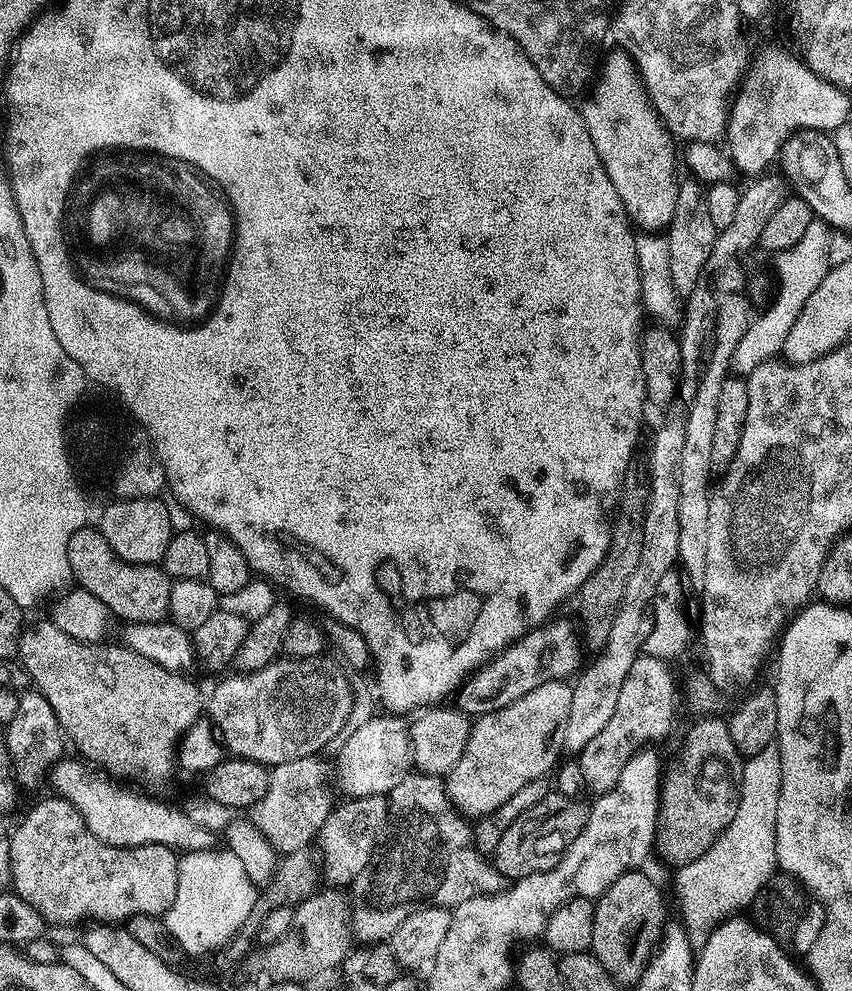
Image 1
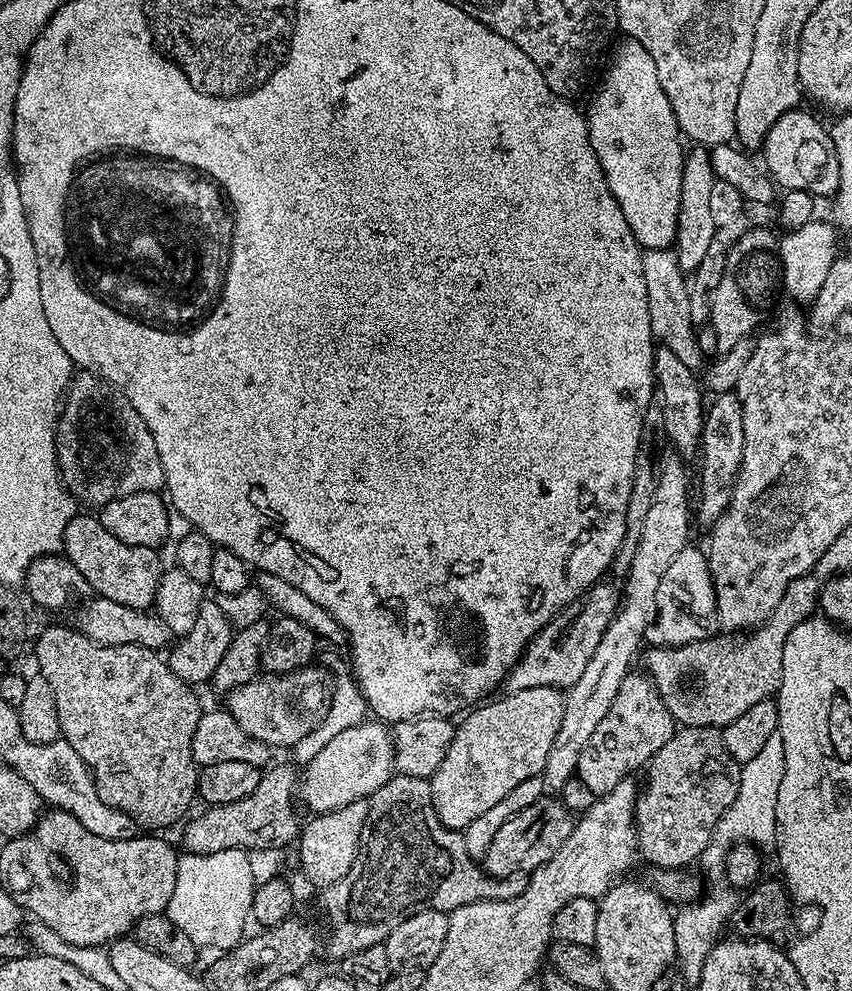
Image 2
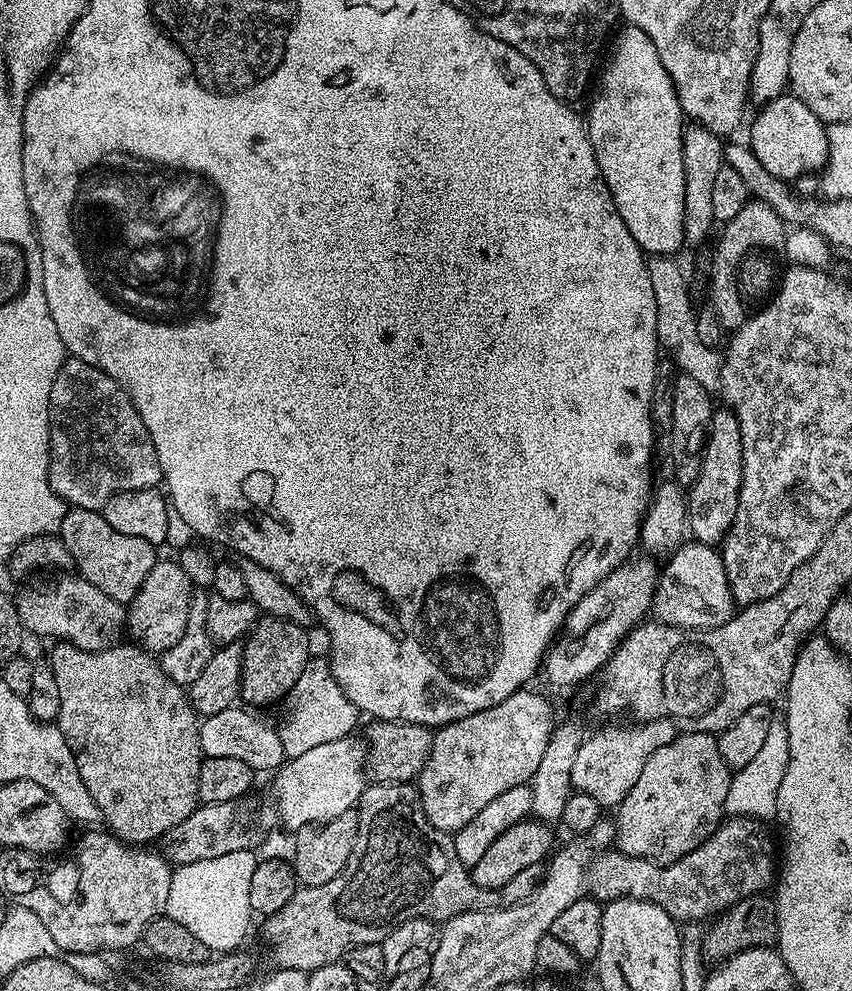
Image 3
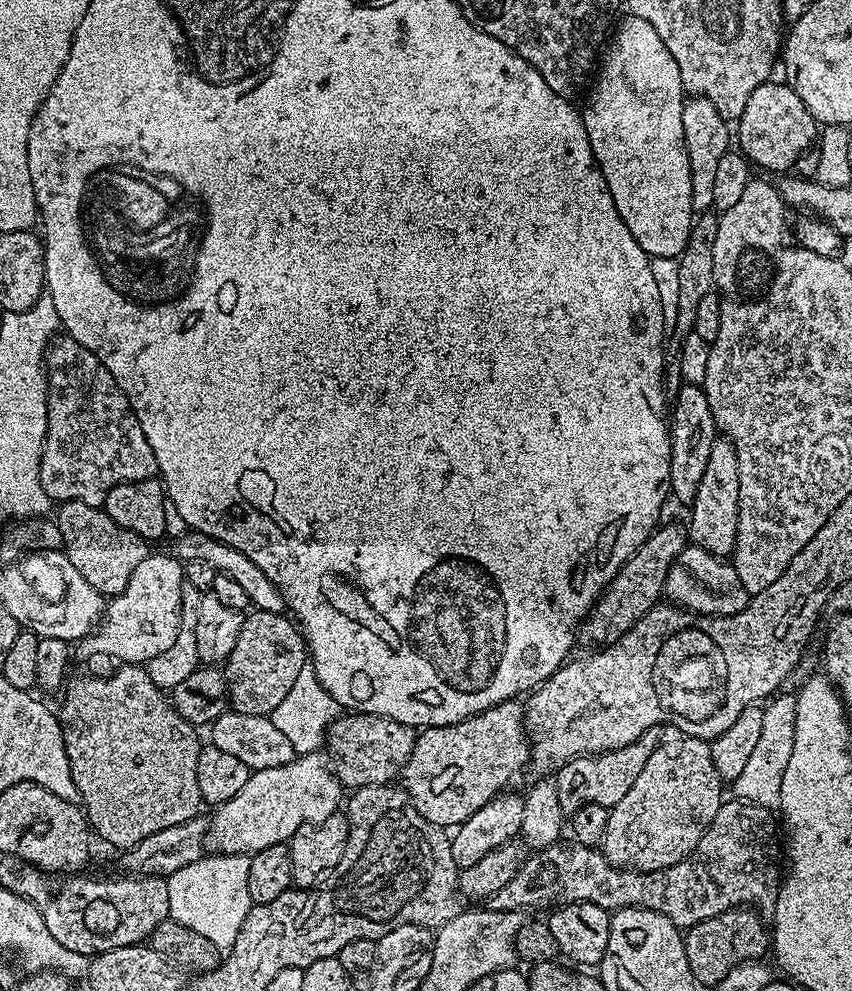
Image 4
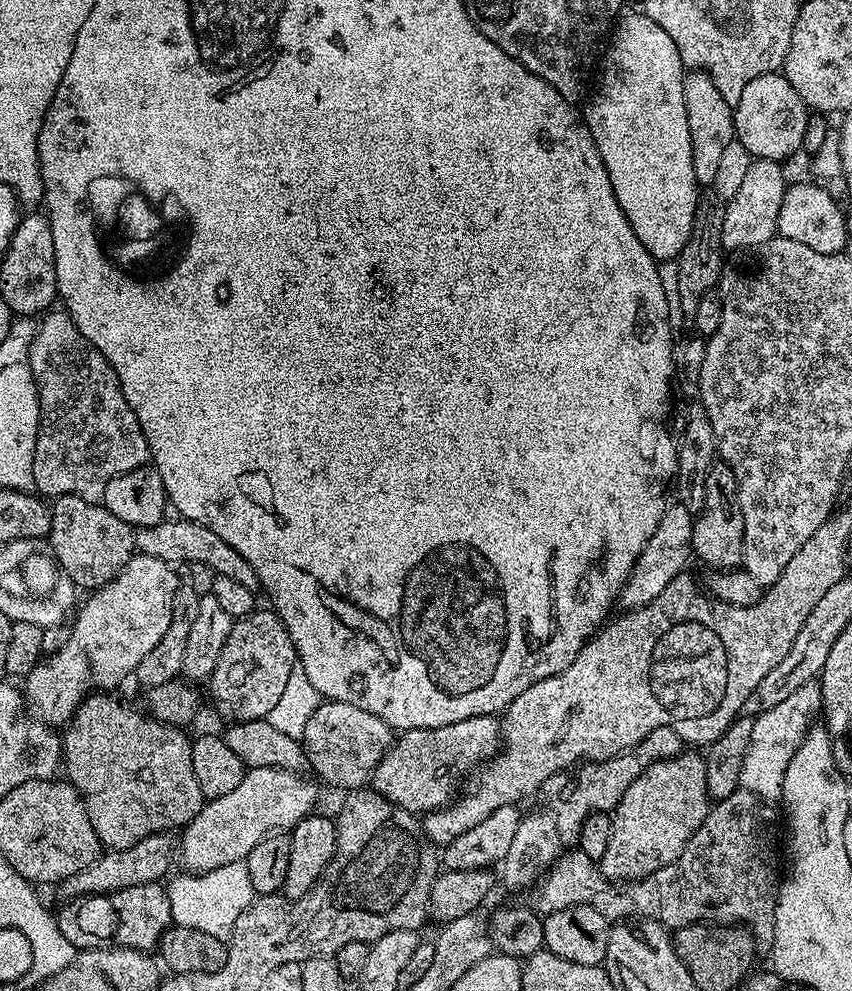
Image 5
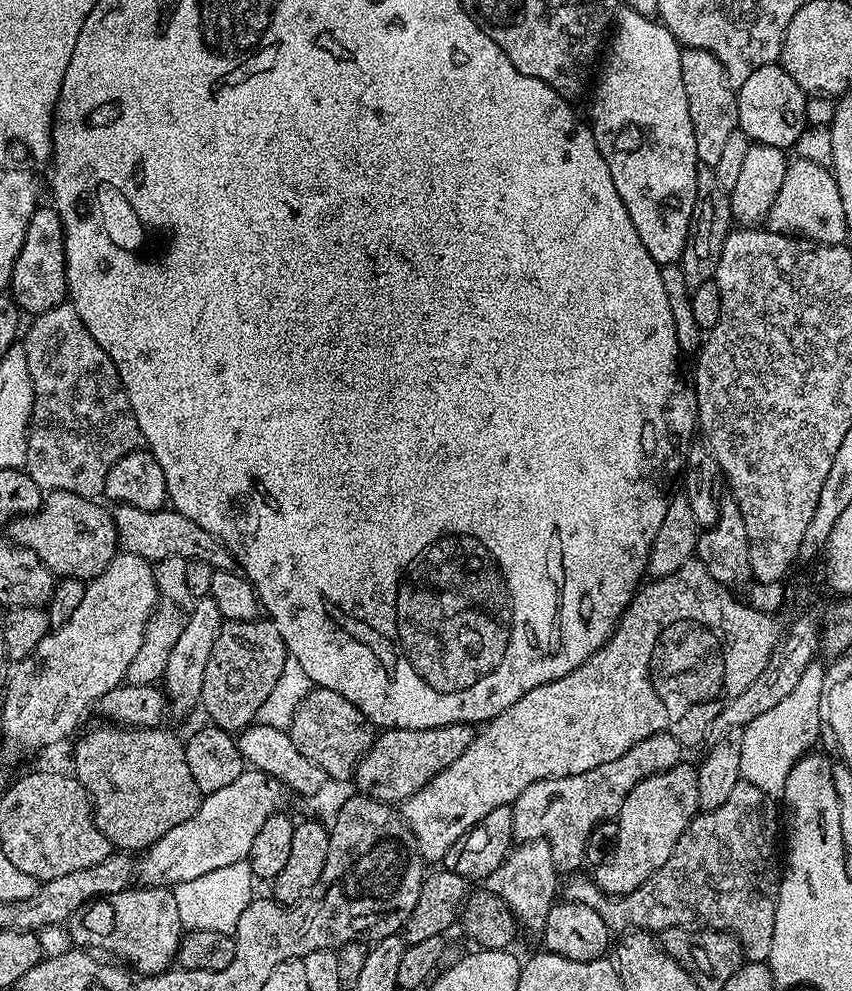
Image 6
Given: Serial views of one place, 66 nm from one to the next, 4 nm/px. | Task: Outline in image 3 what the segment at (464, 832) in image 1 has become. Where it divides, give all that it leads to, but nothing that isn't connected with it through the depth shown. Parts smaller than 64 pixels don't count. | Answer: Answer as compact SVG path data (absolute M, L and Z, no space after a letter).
M369 783L360 796L355 847L360 854L360 865L350 859L336 878L316 888L297 887L294 898L278 910L278 914L263 921L264 936L272 947L276 968L293 968L309 973L313 968L335 964L349 948L360 944L380 944L402 922L422 918L447 922L463 912L486 912L493 908L509 908L528 899L536 890L542 872L539 867L527 868L516 879L501 888L483 888L472 881L471 871L458 862L454 842L449 833L430 826L424 817L424 807L415 783Z

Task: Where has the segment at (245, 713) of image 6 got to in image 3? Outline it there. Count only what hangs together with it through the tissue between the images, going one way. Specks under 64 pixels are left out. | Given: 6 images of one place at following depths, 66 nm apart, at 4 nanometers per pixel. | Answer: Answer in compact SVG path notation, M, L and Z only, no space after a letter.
M257 619L256 624L243 641L242 678L239 699L245 705L272 704L287 697L288 692L302 677L310 657L308 635L305 629L288 620Z

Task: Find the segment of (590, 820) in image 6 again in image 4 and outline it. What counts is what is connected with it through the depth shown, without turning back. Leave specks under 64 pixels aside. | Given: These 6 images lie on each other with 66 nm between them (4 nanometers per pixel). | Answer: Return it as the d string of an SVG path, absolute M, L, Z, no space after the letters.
M659 724L643 732L638 739L630 742L630 746L622 746L618 750L609 752L576 756L567 764L560 765L554 776L560 805L568 814L577 812L579 808L587 804L613 808L618 802L622 802L626 790L630 790L630 786L634 786L634 781L638 779L638 774L642 774L650 754L654 754L654 750L658 750L658 746L666 746L666 742L678 742L681 735L678 726Z

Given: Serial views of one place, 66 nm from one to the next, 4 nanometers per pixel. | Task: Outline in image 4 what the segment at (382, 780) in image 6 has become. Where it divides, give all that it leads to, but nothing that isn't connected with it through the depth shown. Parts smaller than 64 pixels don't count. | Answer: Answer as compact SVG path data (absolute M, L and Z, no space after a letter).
M519 699L507 700L457 724L425 728L417 735L414 750L402 769L402 787L422 818L426 818L437 828L455 829L466 822L466 818L470 818L474 810L482 810L486 802L501 795L509 787L507 784L524 767L529 767L530 741L524 731L524 710L525 705Z

